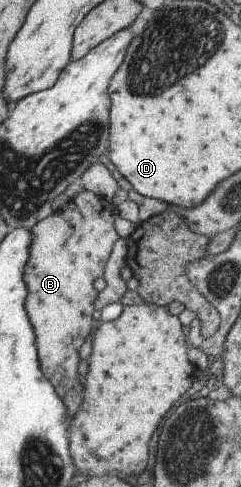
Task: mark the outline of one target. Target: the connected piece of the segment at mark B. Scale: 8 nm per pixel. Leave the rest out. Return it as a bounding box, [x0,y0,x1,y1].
[25,189,120,418]

